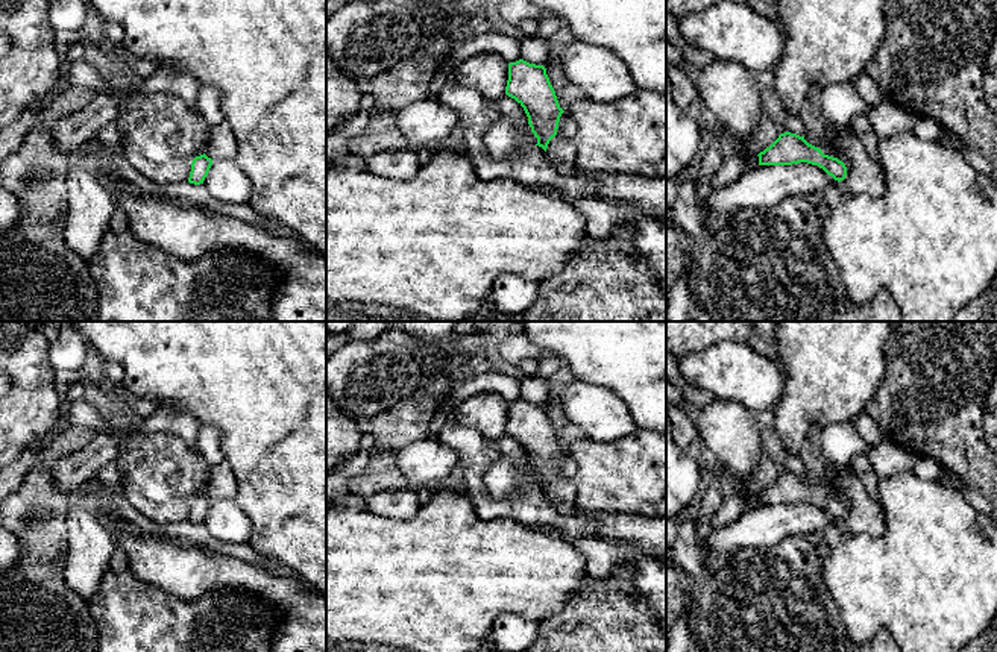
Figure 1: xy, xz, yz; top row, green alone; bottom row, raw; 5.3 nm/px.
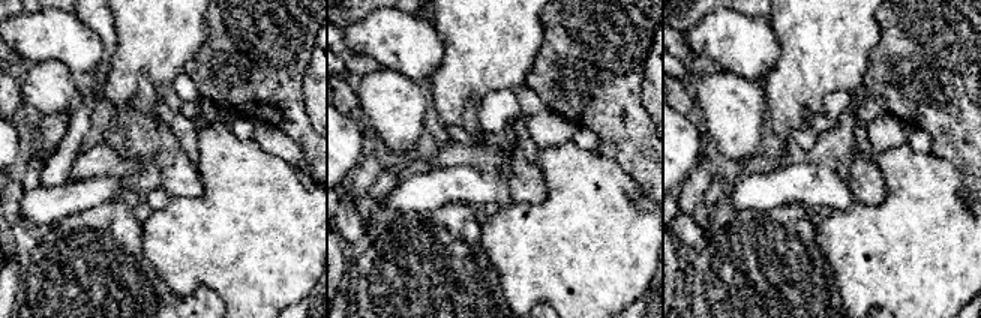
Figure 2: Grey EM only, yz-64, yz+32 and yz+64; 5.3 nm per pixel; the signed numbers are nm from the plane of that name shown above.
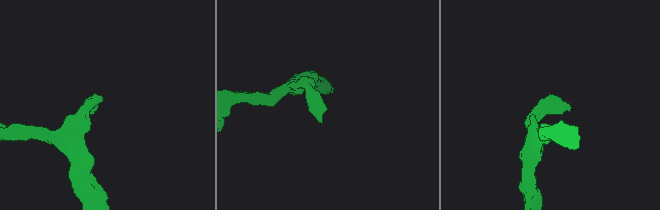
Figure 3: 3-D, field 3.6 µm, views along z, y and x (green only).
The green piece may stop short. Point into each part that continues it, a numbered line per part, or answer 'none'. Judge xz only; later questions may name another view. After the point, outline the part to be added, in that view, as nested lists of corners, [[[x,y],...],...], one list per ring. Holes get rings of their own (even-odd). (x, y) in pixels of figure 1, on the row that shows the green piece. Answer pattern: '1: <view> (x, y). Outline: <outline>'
1: xz (562, 153). Outline: [[[555,135],[548,144],[546,156],[551,165],[561,174],[577,173],[577,147],[574,141],[568,141]]]

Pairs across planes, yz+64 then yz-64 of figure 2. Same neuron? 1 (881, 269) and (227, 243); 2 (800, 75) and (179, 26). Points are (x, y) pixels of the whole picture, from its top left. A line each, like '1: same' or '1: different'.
1: same
2: same

